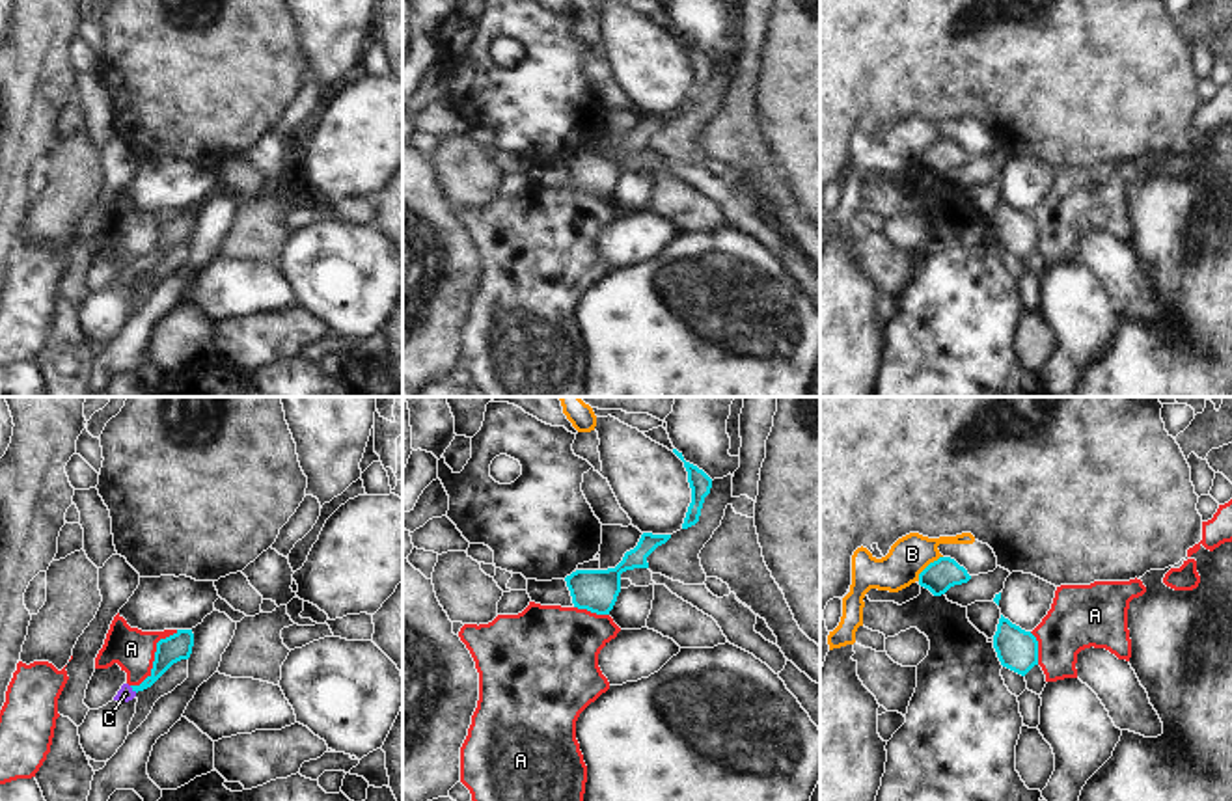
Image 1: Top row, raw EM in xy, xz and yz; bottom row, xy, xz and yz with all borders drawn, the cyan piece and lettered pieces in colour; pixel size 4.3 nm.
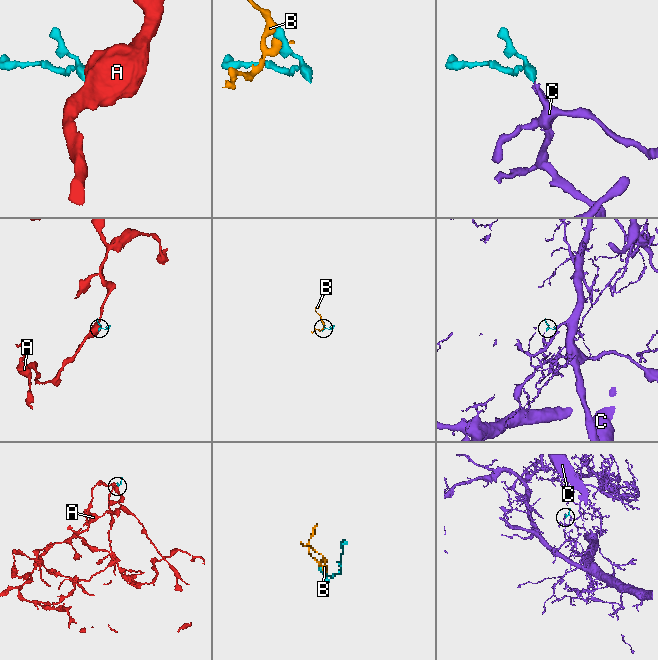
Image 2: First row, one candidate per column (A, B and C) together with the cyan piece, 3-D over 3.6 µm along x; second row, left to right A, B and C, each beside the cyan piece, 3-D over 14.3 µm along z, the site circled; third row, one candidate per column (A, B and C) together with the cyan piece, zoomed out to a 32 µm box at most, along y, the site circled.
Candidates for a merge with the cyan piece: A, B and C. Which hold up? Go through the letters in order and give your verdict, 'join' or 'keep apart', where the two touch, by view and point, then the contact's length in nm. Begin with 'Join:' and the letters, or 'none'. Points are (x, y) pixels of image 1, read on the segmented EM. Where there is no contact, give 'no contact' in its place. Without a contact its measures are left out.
Join: C
A: keep apart | xy (155, 658) | 320 nm
B: keep apart | yz (927, 567) | 160 nm
C: join | xy (133, 688) | 50 nm

